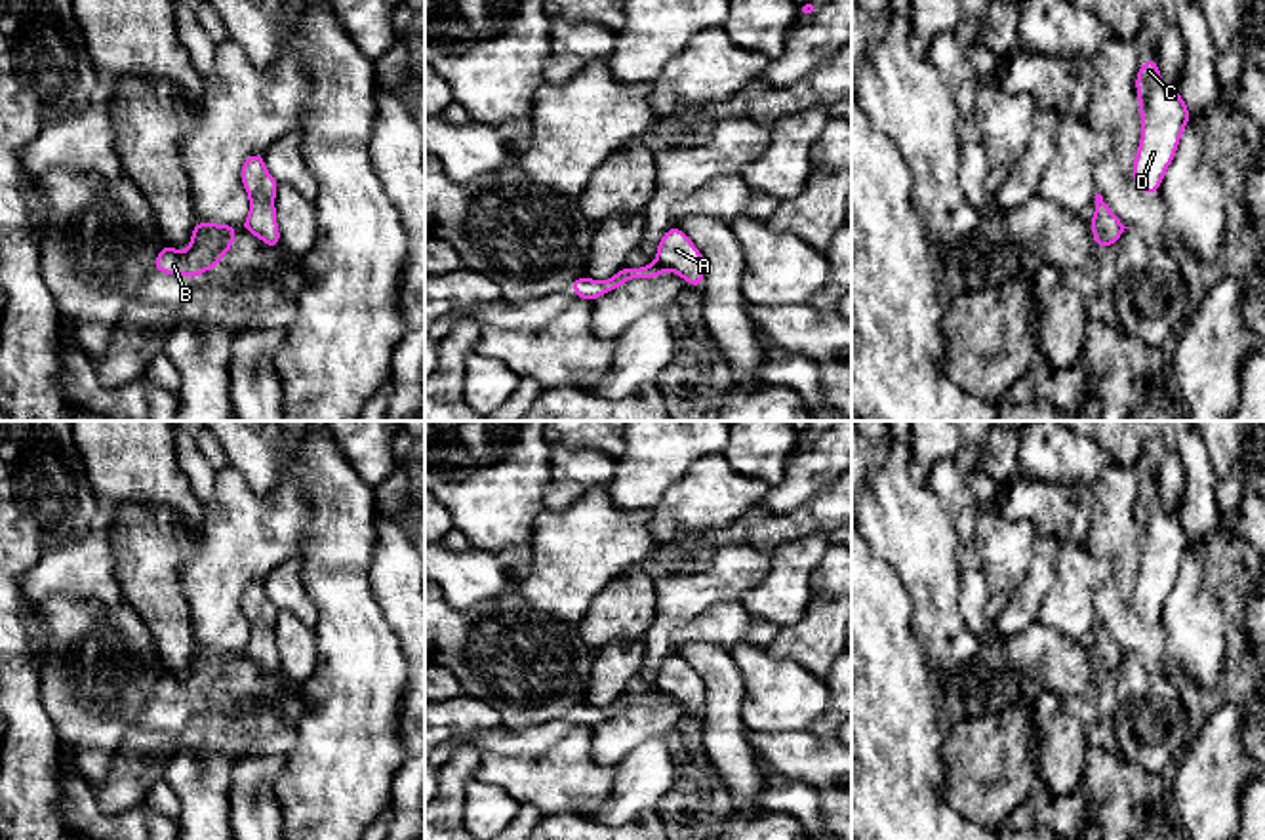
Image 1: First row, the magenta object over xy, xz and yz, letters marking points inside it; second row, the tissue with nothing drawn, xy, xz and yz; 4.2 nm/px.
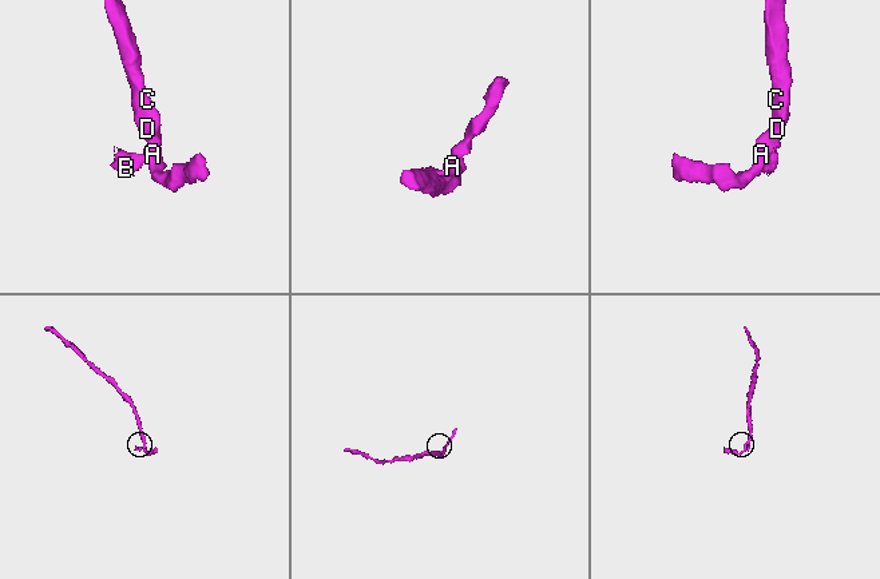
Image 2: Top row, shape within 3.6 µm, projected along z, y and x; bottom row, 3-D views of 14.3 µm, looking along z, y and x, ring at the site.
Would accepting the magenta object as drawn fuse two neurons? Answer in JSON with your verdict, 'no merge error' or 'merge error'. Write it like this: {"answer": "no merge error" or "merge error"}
{"answer": "merge error"}

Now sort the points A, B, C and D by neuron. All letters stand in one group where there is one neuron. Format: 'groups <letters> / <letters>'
groups A C D / B

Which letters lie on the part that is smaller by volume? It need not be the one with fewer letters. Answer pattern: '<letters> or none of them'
B

